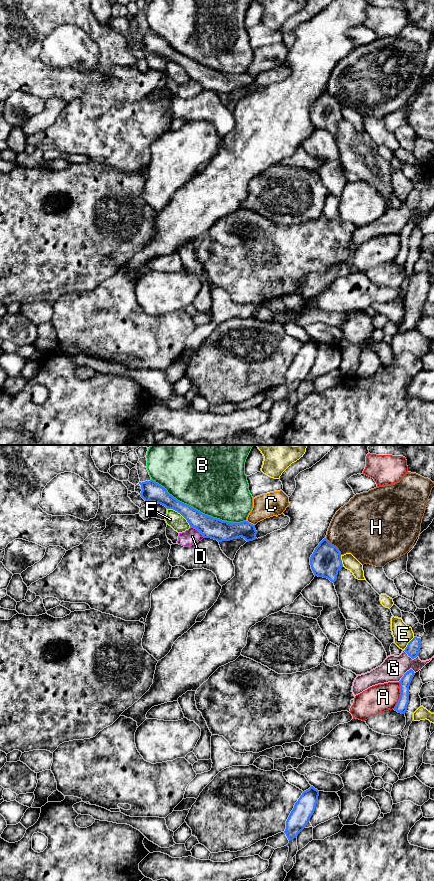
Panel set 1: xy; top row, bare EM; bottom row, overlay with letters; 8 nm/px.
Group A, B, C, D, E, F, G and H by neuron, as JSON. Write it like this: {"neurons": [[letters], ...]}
{"neurons": [["A"], ["B"], ["C"], ["D"], ["E"], ["F"], ["G"], ["H"]]}

